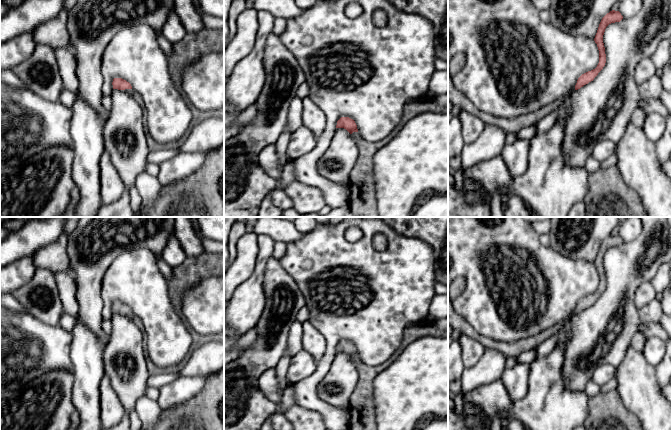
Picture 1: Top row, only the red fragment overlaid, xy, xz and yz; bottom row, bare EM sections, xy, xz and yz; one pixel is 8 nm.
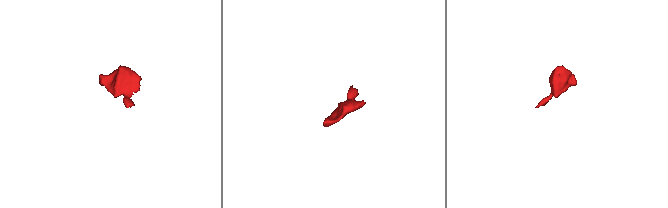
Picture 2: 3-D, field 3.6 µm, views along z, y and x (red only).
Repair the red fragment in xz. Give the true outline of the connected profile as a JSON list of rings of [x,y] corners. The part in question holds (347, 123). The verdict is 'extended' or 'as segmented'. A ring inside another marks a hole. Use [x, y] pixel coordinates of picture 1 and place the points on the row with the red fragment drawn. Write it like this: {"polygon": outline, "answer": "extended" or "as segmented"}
{"polygon": [[[426,96],[410,99],[404,106],[400,124],[387,138],[379,142],[364,140],[353,119],[341,117],[337,121],[336,128],[346,129],[359,148],[358,161],[346,183],[349,189],[348,207],[355,217],[379,217],[374,182],[374,156],[399,133],[406,122],[425,112],[448,114],[448,105],[440,105]]], "answer": "extended"}

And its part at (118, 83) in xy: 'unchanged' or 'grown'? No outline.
grown

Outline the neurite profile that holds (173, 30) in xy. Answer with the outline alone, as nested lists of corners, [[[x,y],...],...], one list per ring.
[[[176,12],[168,17],[161,31],[162,35],[172,44],[179,42],[187,34]]]

